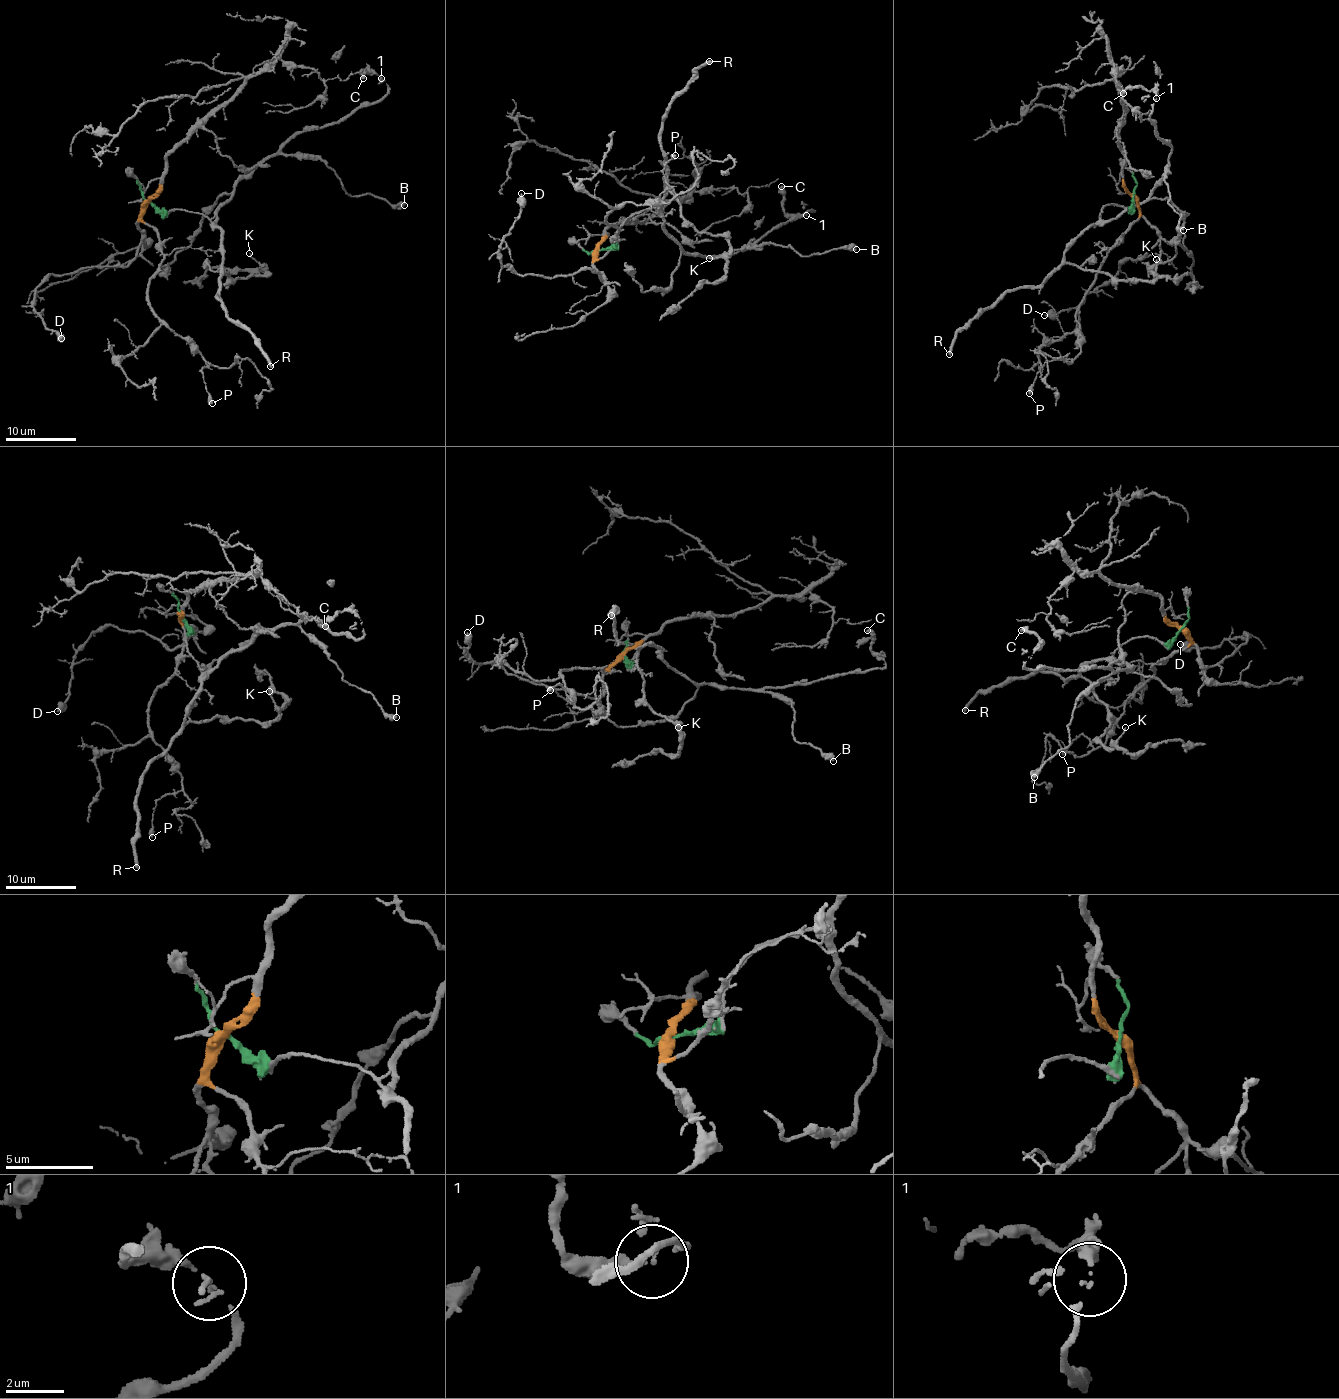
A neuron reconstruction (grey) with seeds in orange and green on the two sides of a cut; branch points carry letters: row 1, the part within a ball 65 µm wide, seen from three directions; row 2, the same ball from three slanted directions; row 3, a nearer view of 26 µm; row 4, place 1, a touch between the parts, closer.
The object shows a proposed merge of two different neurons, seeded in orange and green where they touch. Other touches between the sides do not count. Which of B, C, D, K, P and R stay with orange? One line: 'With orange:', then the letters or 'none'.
With orange: D, P

